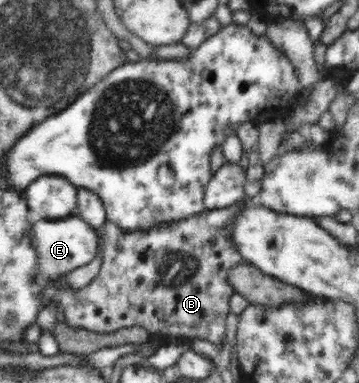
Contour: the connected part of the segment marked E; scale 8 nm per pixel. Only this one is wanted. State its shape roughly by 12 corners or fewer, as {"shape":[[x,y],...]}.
{"shape":[[78,215],[36,220],[40,270],[60,274],[95,259],[95,230]]}

